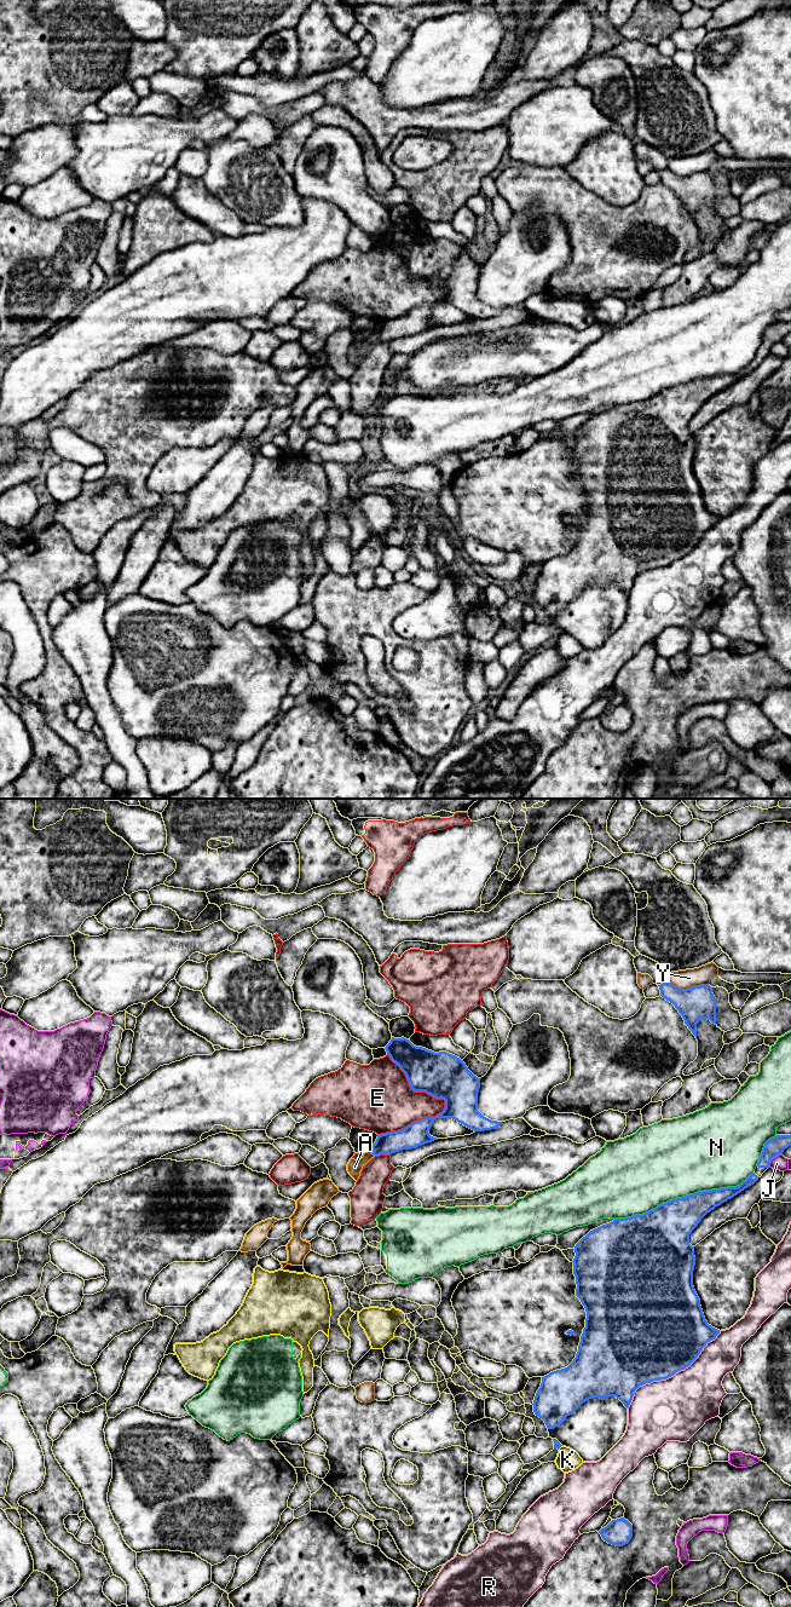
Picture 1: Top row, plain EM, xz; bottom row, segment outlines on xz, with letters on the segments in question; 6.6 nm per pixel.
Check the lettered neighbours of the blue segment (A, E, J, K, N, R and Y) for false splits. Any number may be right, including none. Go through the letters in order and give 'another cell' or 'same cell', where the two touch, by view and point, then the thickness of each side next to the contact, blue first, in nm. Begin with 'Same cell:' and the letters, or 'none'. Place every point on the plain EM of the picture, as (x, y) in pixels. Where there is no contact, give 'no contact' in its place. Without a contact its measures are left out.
Same cell: A
A: same cell; contact xz (371, 339); calibres 140 and 100 nm
E: another cell; contact xz (445, 291); calibres 300 and 220 nm
J: another cell; contact xz (773, 344); calibres 120 and 100 nm
K: another cell; contact xz (559, 634); calibres 50 and 150 nm
N: another cell; contact xz (683, 384); calibres 320 and 500 nm
R: another cell; contact xz (671, 562); calibres 500 and 420 nm
Y: another cell; contact xz (688, 176); calibres 220 and 130 nm

